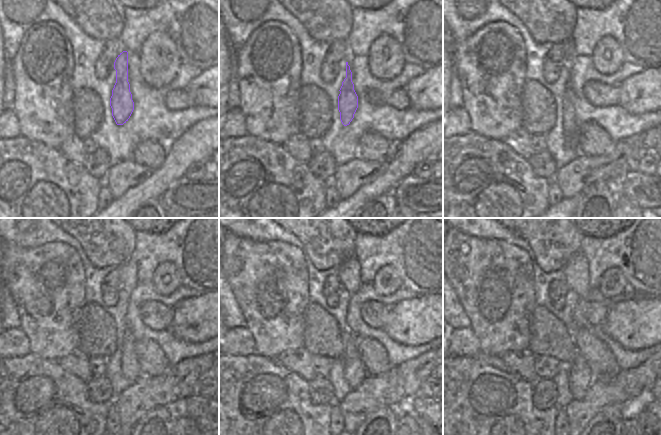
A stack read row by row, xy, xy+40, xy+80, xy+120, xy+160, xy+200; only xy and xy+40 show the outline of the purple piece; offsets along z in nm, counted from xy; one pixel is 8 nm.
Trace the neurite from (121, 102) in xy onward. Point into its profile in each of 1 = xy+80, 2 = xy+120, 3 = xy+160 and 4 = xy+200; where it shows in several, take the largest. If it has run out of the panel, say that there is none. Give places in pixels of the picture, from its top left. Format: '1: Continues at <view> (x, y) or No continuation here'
1: Continues at xy+80 (569, 119)
2: Continues at xy+120 (130, 368)
3: Continues at xy+160 (354, 372)
4: Continues at xy+200 (579, 376)

